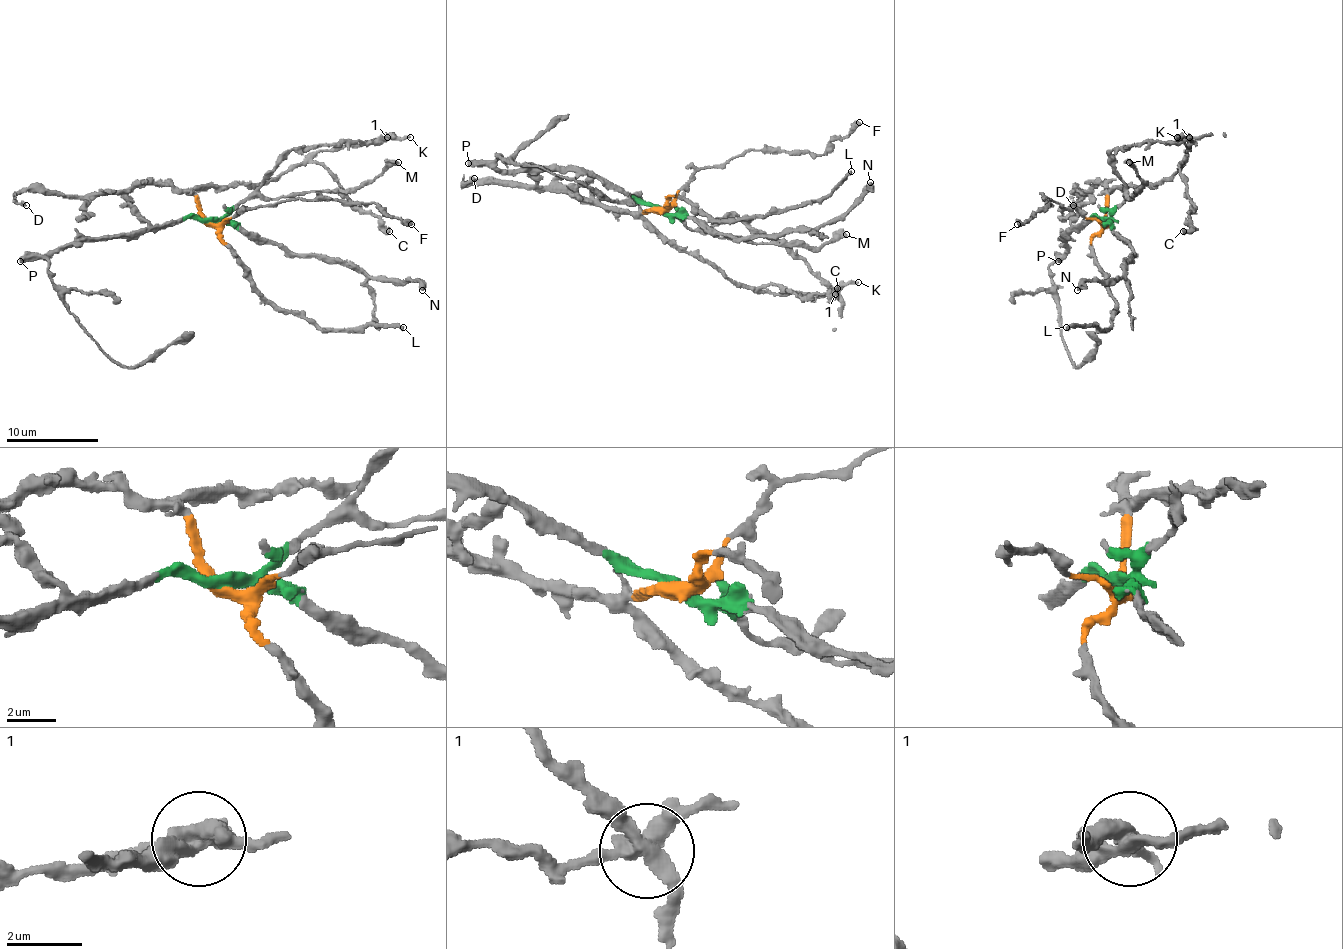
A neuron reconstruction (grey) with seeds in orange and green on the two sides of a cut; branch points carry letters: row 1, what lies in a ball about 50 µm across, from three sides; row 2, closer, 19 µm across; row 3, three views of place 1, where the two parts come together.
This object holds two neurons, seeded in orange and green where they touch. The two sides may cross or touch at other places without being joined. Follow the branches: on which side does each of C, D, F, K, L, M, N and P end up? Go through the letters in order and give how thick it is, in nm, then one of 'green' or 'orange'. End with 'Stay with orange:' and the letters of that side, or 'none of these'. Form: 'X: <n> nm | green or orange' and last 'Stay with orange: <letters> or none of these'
C: 400 nm | orange
D: 320 nm | orange
F: 480 nm | orange
K: 260 nm | orange
L: 280 nm | orange
M: 440 nm | green
N: 480 nm | green
P: 500 nm | green
Stay with orange: C, D, F, K, L

